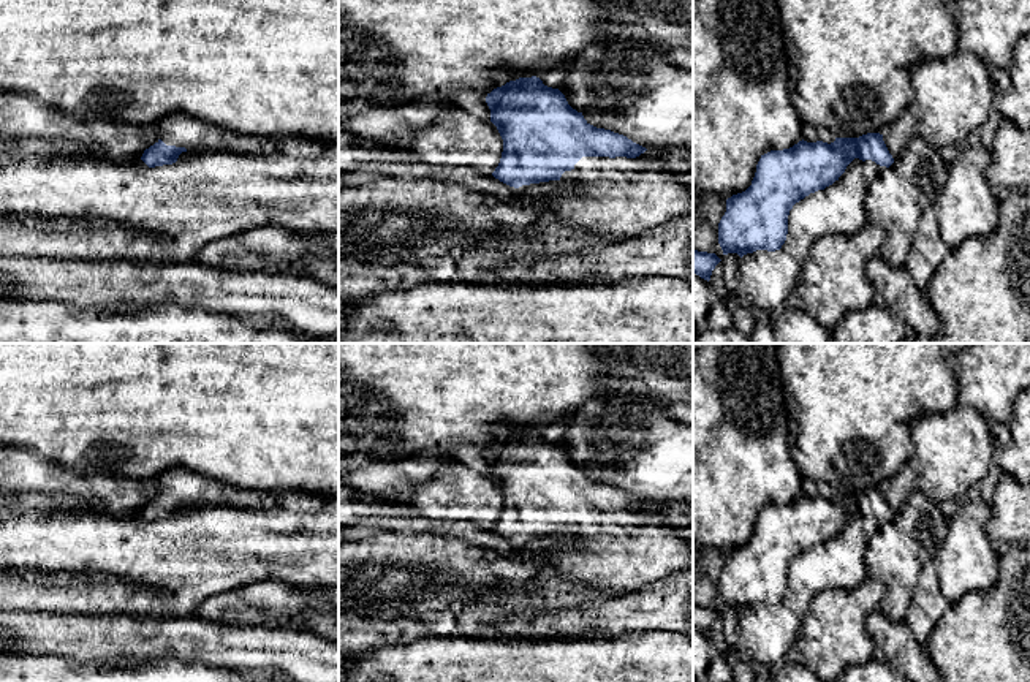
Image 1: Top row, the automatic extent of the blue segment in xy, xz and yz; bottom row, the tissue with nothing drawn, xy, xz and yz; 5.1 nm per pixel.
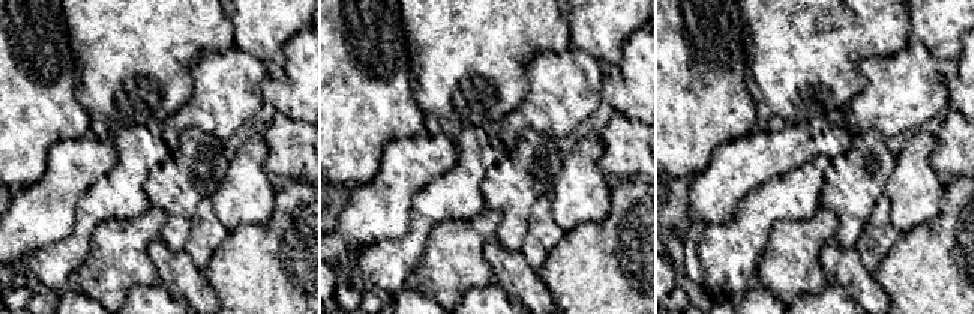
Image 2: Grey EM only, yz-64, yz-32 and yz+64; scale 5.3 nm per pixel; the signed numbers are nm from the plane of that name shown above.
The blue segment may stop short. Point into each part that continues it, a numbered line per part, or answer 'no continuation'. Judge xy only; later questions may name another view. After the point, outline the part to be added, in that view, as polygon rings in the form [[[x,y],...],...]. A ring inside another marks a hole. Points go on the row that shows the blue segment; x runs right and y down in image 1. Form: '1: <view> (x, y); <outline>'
1: xy (177, 128); [[[171,112],[155,125],[158,138],[166,146],[214,149],[231,152],[261,152],[277,149],[320,149],[323,141],[307,136],[264,138],[234,133],[214,123],[203,122],[185,112]]]

